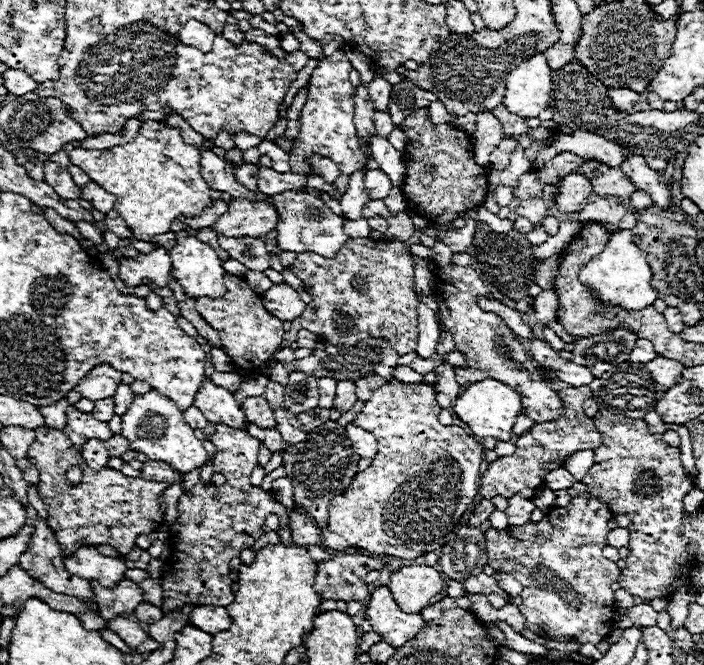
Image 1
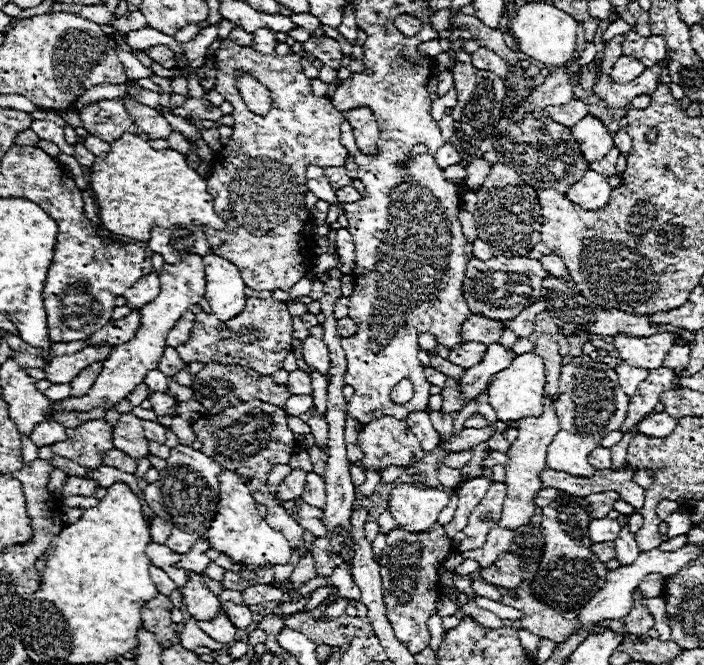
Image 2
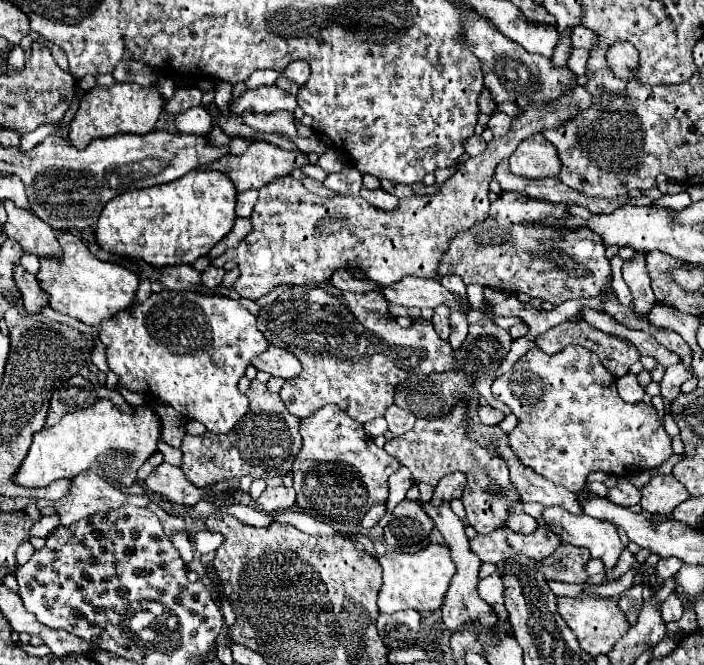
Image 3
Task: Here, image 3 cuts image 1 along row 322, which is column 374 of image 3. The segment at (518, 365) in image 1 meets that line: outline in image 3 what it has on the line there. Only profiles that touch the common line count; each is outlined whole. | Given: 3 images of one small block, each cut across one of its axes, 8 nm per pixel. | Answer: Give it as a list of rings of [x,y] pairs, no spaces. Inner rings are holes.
[[[322,406],[300,422],[304,446],[294,460],[294,490],[302,510],[314,510],[342,526],[358,526],[364,514],[388,498],[388,478],[400,464],[366,436],[364,426],[338,406]]]

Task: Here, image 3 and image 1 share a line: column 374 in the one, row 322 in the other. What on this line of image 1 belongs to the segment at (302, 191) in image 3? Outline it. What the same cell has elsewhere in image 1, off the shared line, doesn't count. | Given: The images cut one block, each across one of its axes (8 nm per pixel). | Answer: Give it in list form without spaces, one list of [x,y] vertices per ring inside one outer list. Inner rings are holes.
[[[226,274],[226,294],[222,298],[198,298],[196,310],[214,330],[220,332],[222,346],[232,365],[244,373],[254,373],[260,366],[264,368],[284,340],[282,322],[264,308],[262,298],[248,286],[248,282],[234,274]]]

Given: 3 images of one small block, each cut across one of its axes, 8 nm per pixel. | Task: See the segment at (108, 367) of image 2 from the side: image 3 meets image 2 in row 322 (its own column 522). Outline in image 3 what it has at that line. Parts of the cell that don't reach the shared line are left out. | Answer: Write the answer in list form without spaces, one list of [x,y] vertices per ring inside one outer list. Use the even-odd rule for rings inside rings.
[[[532,134],[522,140],[510,156],[510,170],[526,178],[546,178],[560,172],[556,148],[542,134]]]

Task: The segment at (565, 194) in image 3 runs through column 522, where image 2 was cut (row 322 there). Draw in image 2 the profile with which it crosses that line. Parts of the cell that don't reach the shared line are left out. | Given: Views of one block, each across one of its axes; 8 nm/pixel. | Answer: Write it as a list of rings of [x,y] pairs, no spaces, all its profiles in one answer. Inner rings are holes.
[[[186,310],[186,314],[182,314],[182,318],[176,322],[174,330],[168,332],[168,336],[166,336],[168,346],[176,348],[176,346],[180,346],[180,344],[186,344],[188,338],[190,338],[192,326],[194,326],[194,314],[192,314],[190,310]]]

